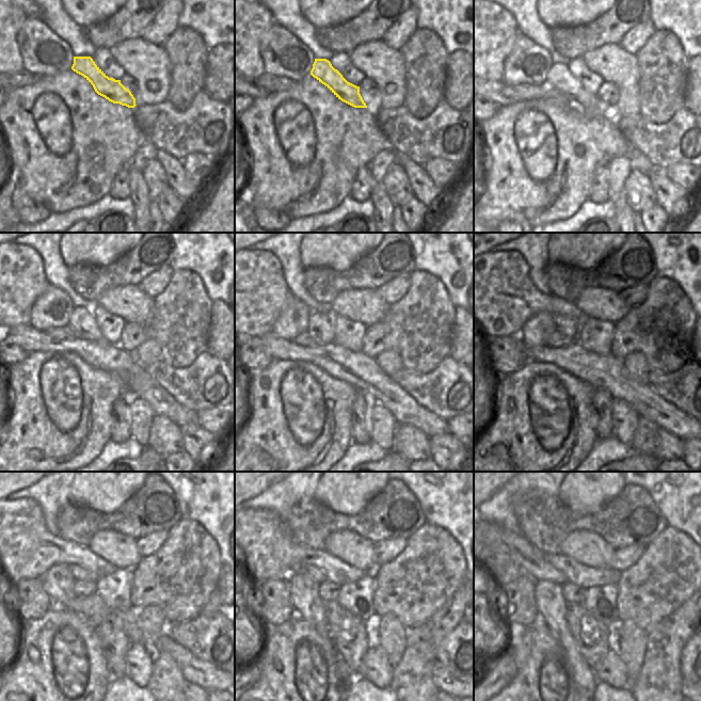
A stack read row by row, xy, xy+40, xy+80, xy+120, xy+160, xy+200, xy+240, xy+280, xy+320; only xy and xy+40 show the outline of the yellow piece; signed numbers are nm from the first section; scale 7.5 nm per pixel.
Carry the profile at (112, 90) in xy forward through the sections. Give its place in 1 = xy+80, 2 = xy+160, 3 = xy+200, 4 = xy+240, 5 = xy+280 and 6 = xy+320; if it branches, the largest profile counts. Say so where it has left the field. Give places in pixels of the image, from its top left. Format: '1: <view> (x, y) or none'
1: xy+80 (559, 77)
2: xy+160 (319, 324)
3: xy+200 (567, 327)
4: xy+240 (78, 573)
5: xy+280 (314, 573)
6: xy+320 (530, 559)

